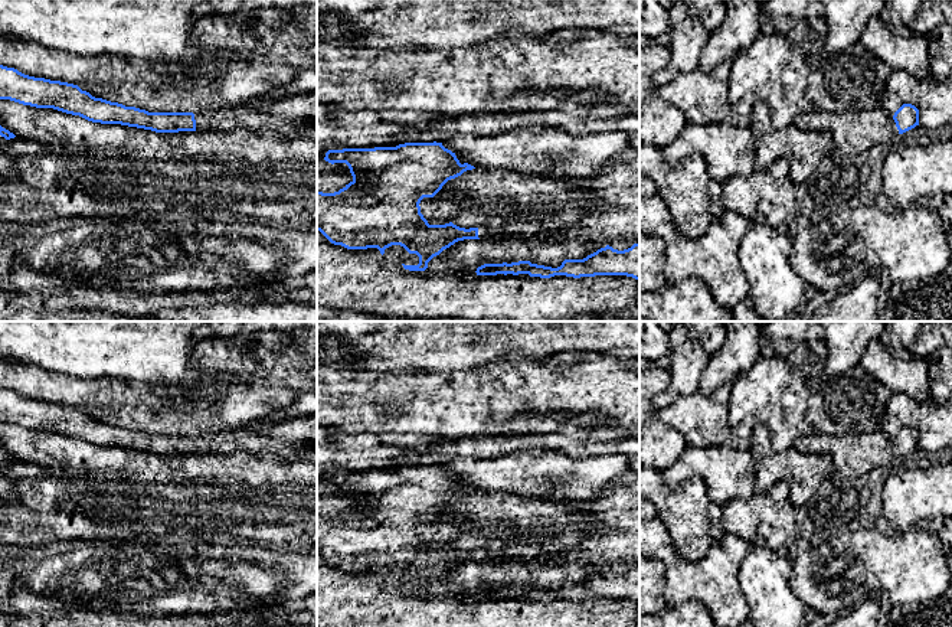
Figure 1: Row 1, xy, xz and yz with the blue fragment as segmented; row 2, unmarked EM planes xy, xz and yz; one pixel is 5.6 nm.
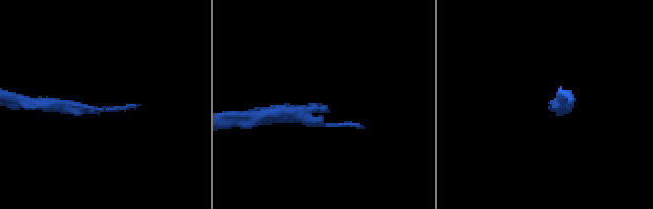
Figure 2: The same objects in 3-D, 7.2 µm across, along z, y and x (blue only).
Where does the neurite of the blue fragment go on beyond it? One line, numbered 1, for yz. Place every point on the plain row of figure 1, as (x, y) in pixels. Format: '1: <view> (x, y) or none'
1: none

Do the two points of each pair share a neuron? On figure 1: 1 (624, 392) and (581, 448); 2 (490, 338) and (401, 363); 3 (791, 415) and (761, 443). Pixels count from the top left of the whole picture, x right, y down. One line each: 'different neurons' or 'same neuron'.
1: different neurons
2: same neuron
3: different neurons

